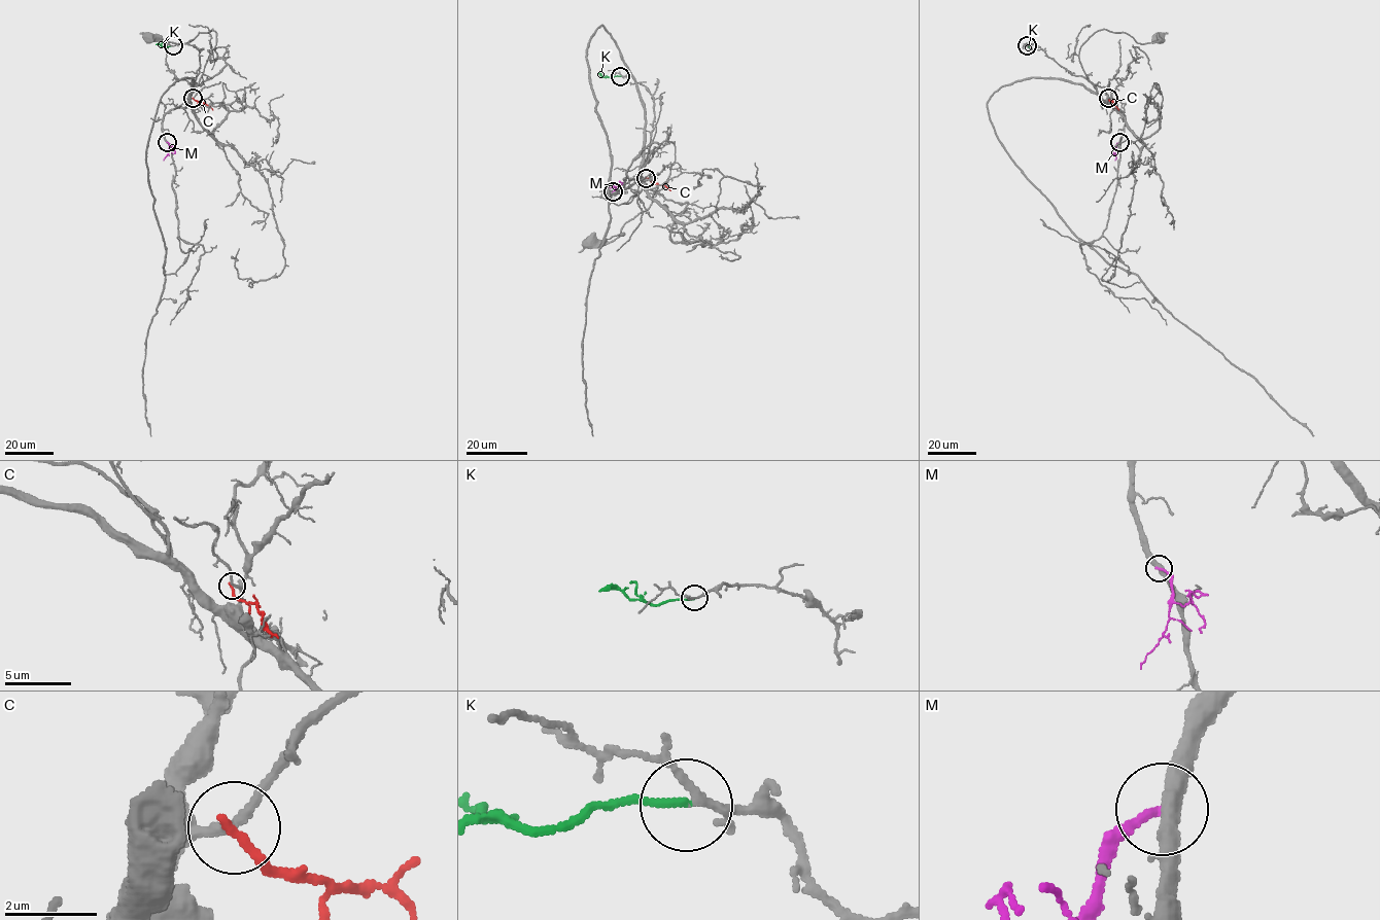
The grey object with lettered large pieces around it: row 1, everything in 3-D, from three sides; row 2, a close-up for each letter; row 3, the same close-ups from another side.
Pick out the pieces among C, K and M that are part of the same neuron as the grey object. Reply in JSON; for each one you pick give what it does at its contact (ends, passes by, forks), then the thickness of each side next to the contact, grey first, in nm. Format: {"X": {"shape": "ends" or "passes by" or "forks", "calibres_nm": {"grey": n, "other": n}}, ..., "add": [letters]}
{"K": {"shape": "ends", "calibres_nm": {"grey": 150, "other": 140}}, "add": ["K"]}

